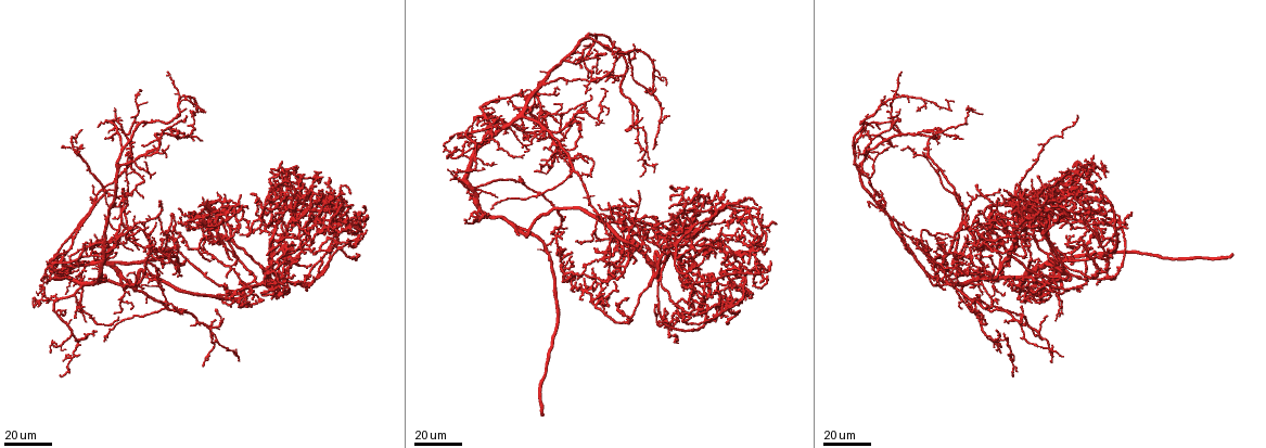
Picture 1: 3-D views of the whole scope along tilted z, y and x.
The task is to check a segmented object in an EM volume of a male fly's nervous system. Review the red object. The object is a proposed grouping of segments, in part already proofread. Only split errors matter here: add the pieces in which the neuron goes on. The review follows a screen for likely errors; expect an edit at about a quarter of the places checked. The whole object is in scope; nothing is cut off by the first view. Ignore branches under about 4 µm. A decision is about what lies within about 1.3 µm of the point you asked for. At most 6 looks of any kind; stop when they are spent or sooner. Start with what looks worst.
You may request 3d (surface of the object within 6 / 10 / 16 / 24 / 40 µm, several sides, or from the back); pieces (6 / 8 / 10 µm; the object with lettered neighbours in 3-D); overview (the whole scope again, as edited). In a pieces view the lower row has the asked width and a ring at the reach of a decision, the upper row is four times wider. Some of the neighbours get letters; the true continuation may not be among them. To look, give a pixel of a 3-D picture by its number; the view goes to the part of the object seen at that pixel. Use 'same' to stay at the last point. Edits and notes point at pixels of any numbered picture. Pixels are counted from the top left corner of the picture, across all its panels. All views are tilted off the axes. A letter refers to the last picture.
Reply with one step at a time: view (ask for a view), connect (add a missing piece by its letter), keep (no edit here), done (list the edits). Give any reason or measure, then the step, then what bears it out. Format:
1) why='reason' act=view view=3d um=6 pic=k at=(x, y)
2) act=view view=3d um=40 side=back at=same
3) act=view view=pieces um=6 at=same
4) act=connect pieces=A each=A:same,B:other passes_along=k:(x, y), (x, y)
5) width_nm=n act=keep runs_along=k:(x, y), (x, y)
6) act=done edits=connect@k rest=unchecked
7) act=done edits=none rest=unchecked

why='free end' act=view view=3d um=40 pic=1 at=(1232, 254)

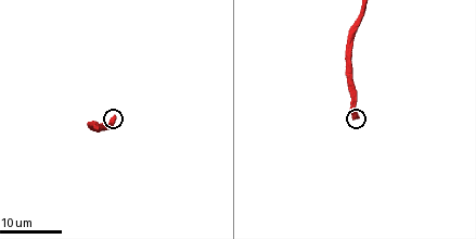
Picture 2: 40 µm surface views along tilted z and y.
act=view view=pieces um=8 pic=2 at=(112, 116)

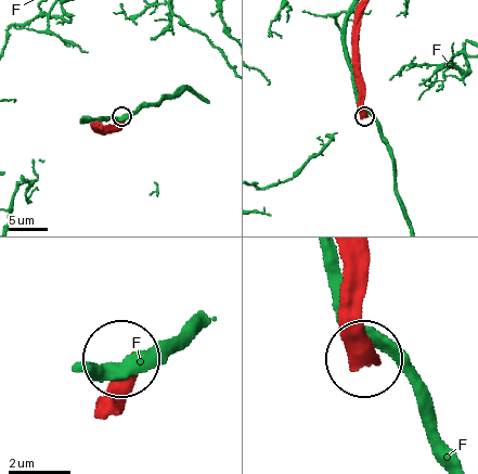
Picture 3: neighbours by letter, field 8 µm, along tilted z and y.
act=keep each=F:other found='none of them fits'

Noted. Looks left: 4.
act=view view=3d um=24 pic=1 at=(713, 275)

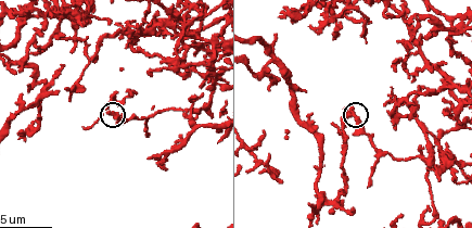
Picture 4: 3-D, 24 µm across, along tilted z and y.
act=view view=pieces um=6 pic=4 at=(108, 113)

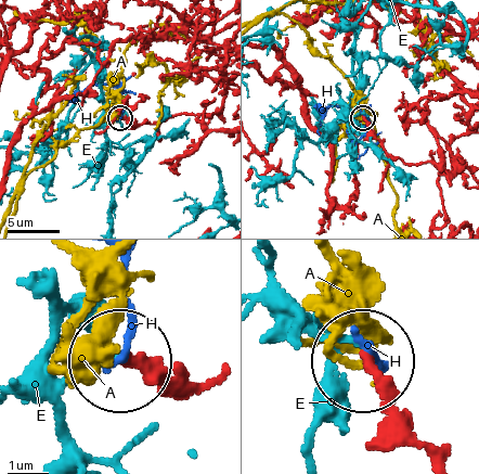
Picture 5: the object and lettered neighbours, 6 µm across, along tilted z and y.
width_nm=270 act=keep each=A:other,E:other,H:other runs_along=5:(186, 386), (126, 364) found='no lettered piece goes on from it'

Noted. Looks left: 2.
why='an open end' act=view view=3d um=24 pic=1 at=(574, 260)

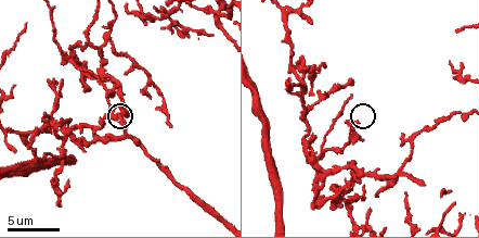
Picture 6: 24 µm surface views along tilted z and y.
why='see the neighbours' act=view view=pieces um=10 pic=6 at=(116, 116)

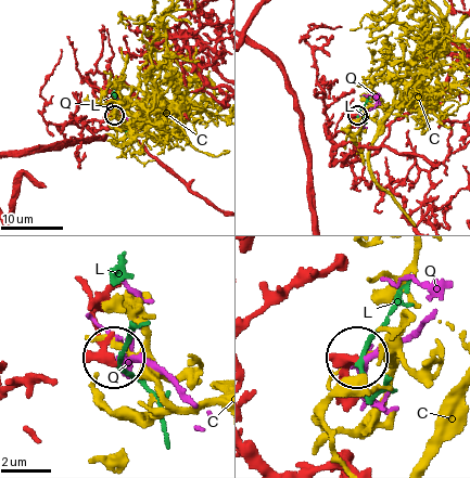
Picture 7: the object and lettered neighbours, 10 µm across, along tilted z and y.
act=keep each=C:other,L:other,Q:other runs_along=7:(84, 291), (93, 327), (113, 356) found='no lettered piece goes on from it'

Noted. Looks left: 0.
act=done edits=none rest=unchecked

